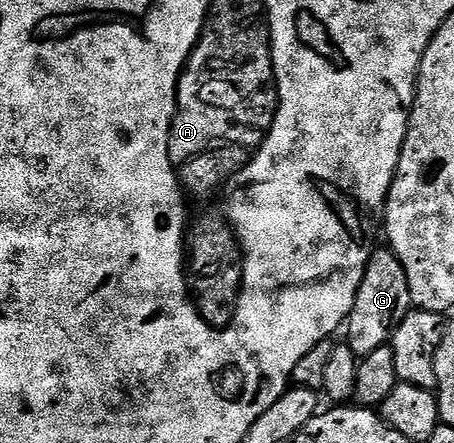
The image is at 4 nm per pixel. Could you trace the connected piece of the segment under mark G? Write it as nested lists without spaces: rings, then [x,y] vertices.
[[[374,250],[370,254],[363,281],[359,285],[359,293],[355,297],[355,305],[347,320],[347,344],[358,357],[370,355],[375,349],[386,346],[399,321],[403,321],[403,317],[407,317],[413,307],[413,298],[407,285],[407,273],[403,273],[403,265],[392,250],[384,250]]]

